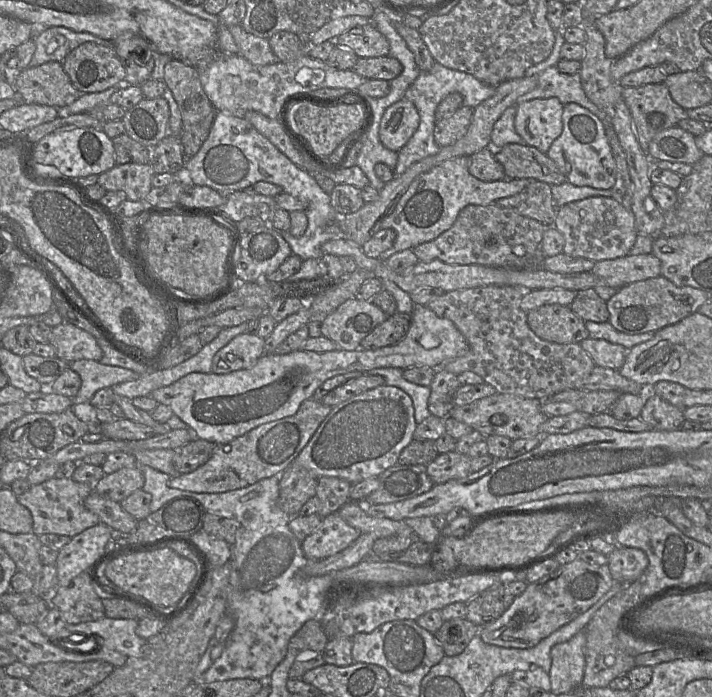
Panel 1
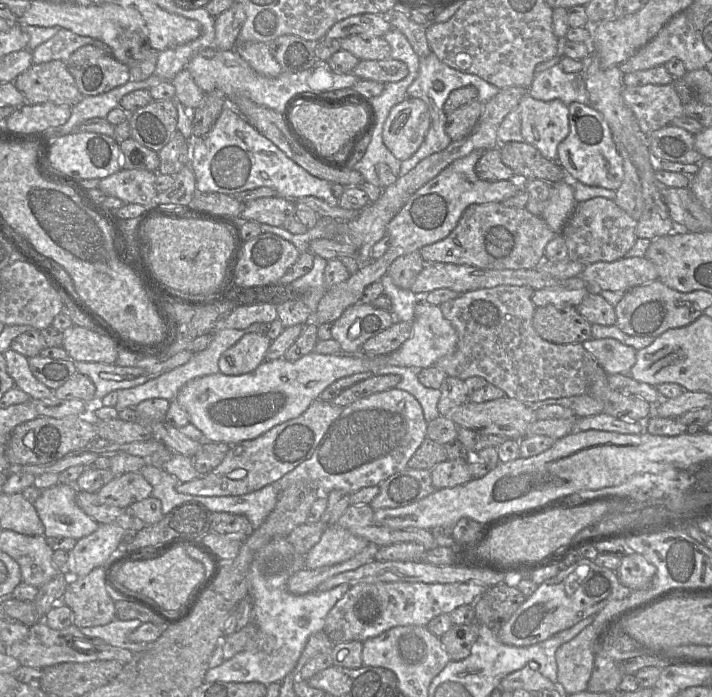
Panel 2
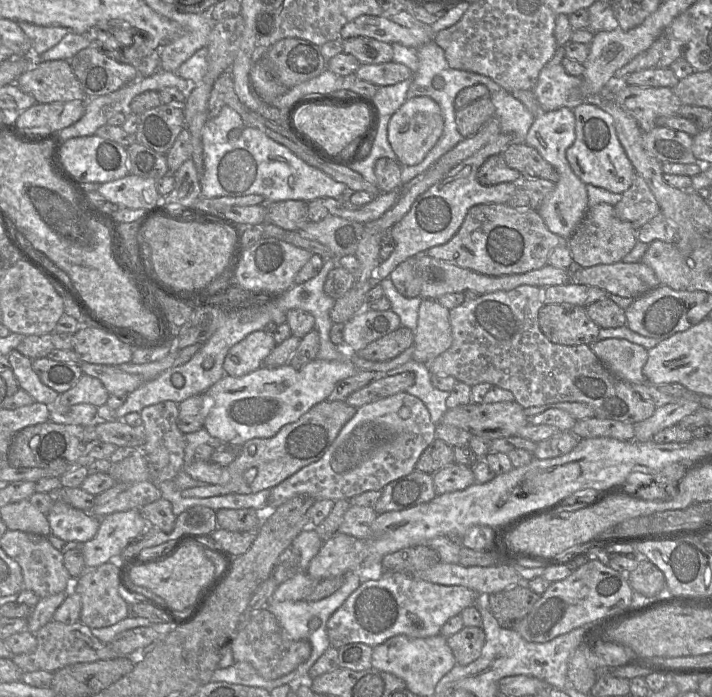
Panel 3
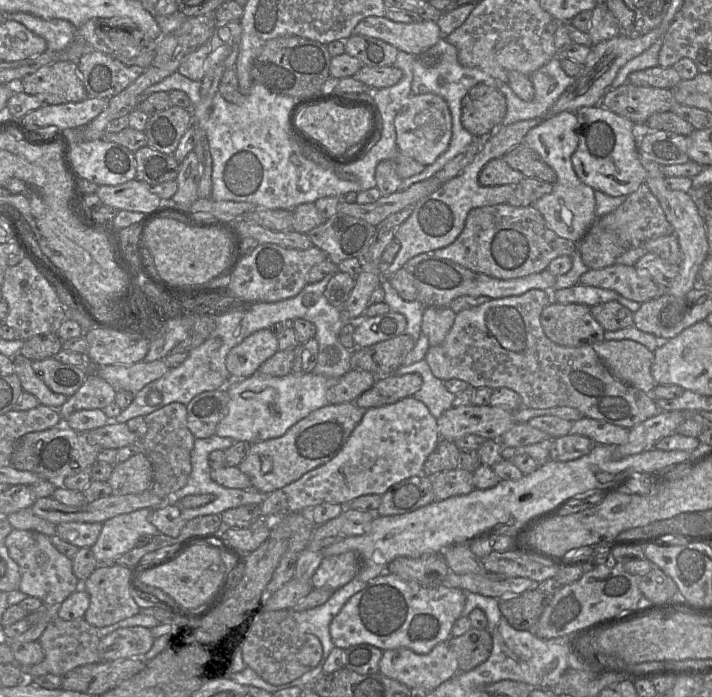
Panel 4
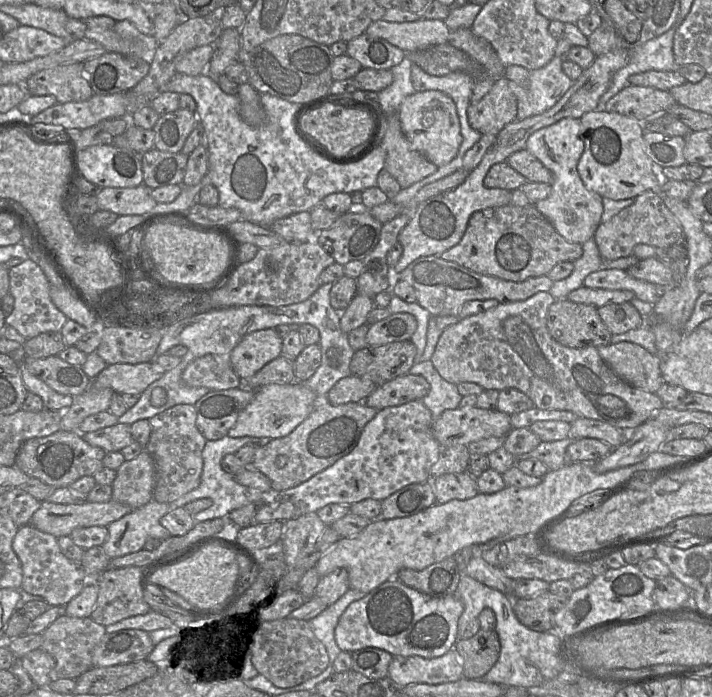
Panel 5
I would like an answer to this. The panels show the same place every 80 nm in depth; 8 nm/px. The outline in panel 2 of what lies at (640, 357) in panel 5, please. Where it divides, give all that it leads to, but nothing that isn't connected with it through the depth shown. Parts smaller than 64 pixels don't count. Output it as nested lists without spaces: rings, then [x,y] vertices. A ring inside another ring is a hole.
[[[614,338],[590,339],[582,345],[608,375],[629,375],[636,362],[637,350]]]

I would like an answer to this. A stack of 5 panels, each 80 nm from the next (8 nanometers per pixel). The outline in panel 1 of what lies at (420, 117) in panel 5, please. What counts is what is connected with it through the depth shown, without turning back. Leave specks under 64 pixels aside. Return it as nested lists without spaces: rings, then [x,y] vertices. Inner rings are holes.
[[[403,98],[389,106],[383,114],[379,128],[382,144],[398,152],[411,139],[420,124],[415,105]]]

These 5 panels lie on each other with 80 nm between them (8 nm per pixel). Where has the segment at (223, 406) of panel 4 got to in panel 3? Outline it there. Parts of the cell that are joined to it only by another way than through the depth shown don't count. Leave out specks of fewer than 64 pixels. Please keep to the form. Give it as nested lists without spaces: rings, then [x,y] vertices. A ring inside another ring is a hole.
[[[206,393],[191,396],[178,403],[178,428],[184,434],[196,432],[203,428],[204,420],[213,403],[213,398]]]

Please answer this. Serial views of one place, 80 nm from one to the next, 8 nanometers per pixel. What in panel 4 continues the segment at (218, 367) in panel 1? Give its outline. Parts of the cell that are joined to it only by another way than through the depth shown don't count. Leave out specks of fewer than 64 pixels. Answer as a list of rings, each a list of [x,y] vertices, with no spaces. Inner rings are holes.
[[[268,329],[252,333],[227,354],[226,368],[231,380],[243,379],[255,374],[278,350],[277,337]]]

